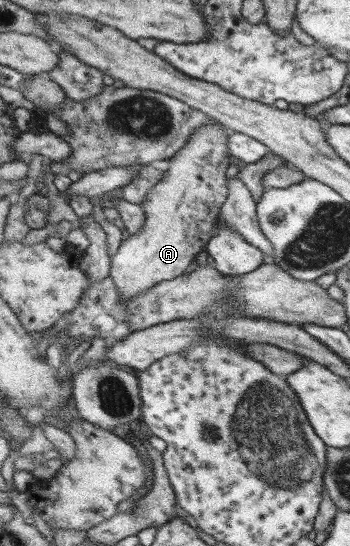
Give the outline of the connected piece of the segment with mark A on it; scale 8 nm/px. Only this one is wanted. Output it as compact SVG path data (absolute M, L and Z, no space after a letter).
M218 122L202 125L193 132L193 136L169 162L169 169L164 178L145 196L143 209L146 224L143 230L134 236L122 240L118 250L112 258L111 278L117 284L123 299L138 296L149 291L164 281L172 280L184 274L186 268L192 264L196 254L204 251L210 239L219 227L219 219L229 197L228 169L234 160L229 147L229 130Z

